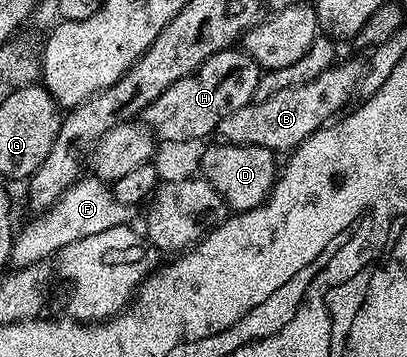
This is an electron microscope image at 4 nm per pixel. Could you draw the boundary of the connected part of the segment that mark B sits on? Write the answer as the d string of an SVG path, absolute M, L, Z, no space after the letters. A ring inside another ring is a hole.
M349 59L346 63L341 62L334 62L333 66L319 73L315 81L279 89L279 93L267 97L267 101L262 103L254 101L243 105L243 109L235 109L235 113L230 113L228 117L223 117L223 121L219 121L216 134L226 143L235 145L254 143L271 149L274 153L292 151L304 139L311 137L311 133L324 127L338 113L344 112L350 106L349 98L353 94L355 96L358 94L363 74L362 60L361 63L357 59Z

